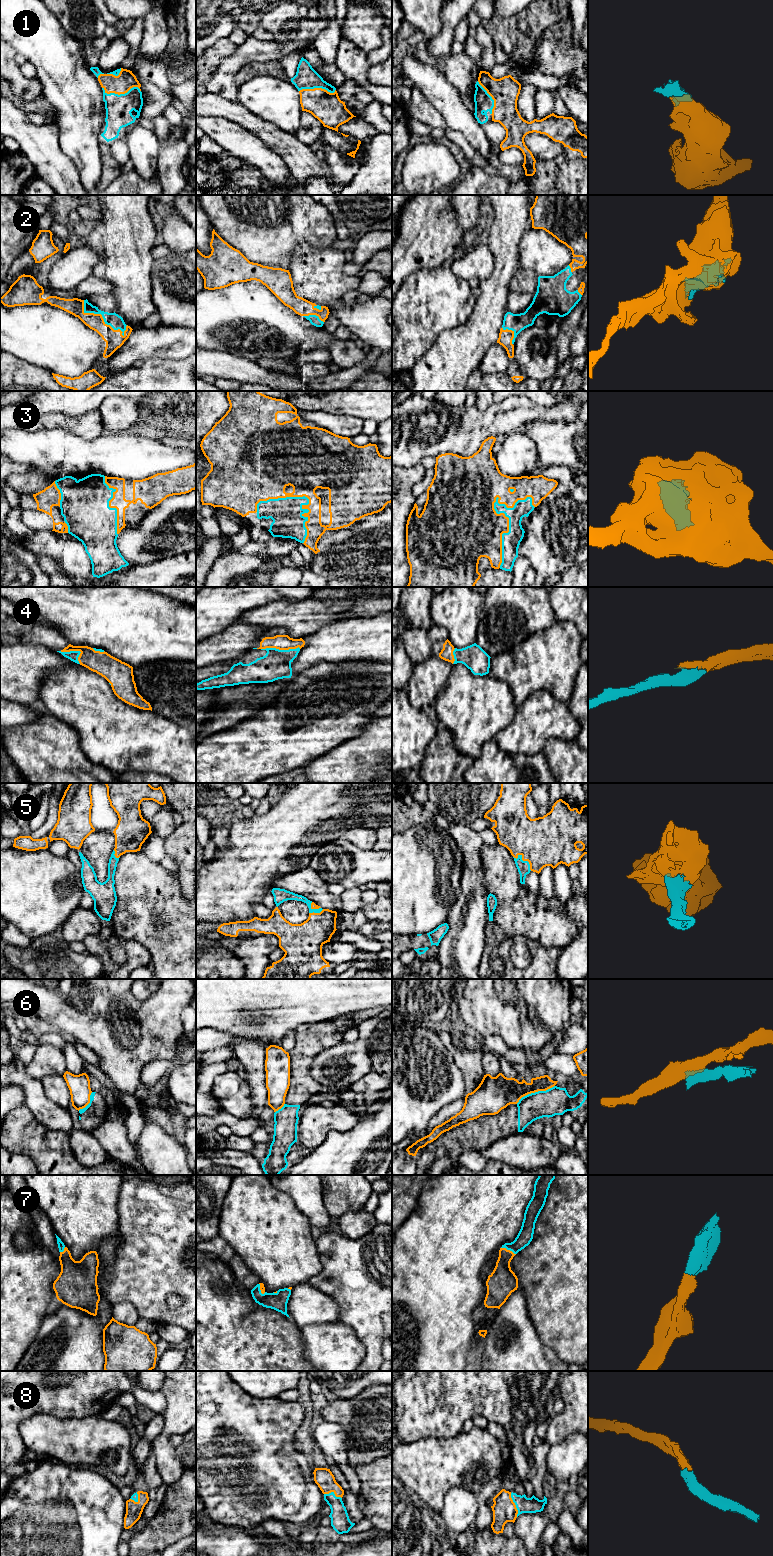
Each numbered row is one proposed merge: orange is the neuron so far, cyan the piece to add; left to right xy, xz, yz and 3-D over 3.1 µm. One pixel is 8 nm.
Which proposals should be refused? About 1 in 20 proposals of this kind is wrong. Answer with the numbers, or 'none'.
6

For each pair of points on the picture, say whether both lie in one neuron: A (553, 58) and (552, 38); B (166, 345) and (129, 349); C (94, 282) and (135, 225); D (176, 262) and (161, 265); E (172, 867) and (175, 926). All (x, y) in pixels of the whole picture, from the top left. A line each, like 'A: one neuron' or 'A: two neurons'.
A: one neuron
B: one neuron
C: two neurons
D: one neuron
E: two neurons

